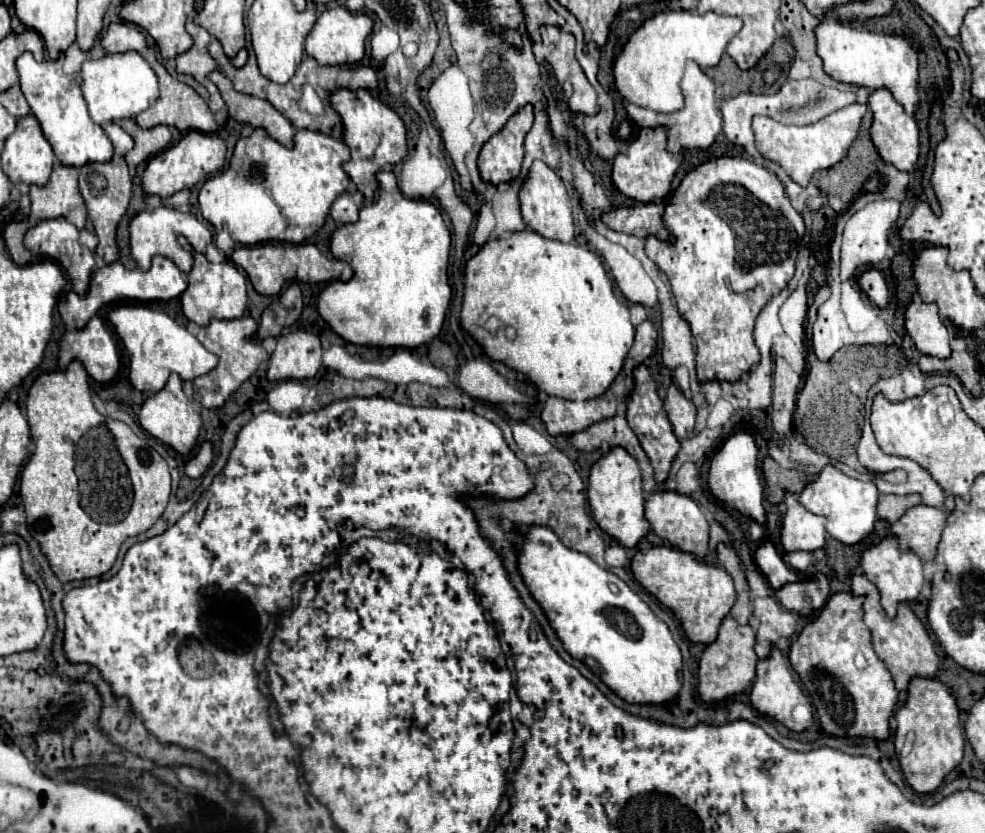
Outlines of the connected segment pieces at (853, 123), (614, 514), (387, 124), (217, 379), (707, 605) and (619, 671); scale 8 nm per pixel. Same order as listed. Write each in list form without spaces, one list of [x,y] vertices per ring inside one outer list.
[[[853,103],[853,105],[847,105],[839,111],[823,117],[817,123],[805,125],[805,127],[781,125],[781,123],[773,121],[771,117],[759,117],[757,115],[753,119],[753,133],[755,133],[757,151],[765,159],[771,159],[771,161],[779,163],[797,185],[807,187],[815,171],[829,169],[847,155],[851,143],[857,137],[857,129],[861,125],[861,119],[863,119],[865,111],[867,111],[865,105]]]
[[[613,447],[609,455],[601,457],[591,467],[587,497],[589,497],[591,515],[597,521],[597,525],[607,535],[617,539],[623,547],[635,547],[649,533],[649,523],[643,515],[645,499],[643,499],[643,485],[641,485],[641,469],[635,457],[627,453],[627,449]]]
[[[333,91],[329,95],[331,107],[341,117],[343,123],[343,141],[351,149],[351,161],[349,165],[343,165],[349,179],[357,185],[357,189],[363,193],[367,201],[373,199],[377,189],[377,171],[381,171],[385,165],[395,165],[407,155],[407,139],[405,139],[405,125],[401,117],[383,105],[379,99],[373,99],[369,91]]]
[[[245,315],[241,319],[231,319],[231,321],[211,319],[211,323],[207,327],[199,329],[197,339],[205,345],[205,349],[219,355],[219,365],[211,373],[201,375],[193,381],[194,398],[204,408],[210,410],[221,408],[231,394],[241,386],[241,383],[245,379],[249,379],[249,375],[253,371],[257,371],[257,367],[262,362],[269,359],[267,351],[261,347],[260,342],[254,340],[257,327],[259,327],[257,321],[249,315]]]
[[[651,547],[647,553],[637,553],[633,557],[631,571],[649,593],[675,613],[689,641],[703,645],[715,641],[721,619],[729,615],[735,603],[733,579],[723,567],[701,565],[691,553],[683,553],[673,547]]]
[[[529,527],[519,571],[567,653],[599,671],[613,693],[637,705],[665,705],[677,699],[683,683],[681,651],[667,625],[615,573],[565,547],[549,527]]]

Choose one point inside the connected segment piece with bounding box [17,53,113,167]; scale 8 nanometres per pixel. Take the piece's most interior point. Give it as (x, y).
(55, 98)

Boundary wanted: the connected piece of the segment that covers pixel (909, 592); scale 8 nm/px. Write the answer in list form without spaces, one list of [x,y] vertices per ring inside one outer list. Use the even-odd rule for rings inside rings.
[[[887,537],[881,543],[873,545],[871,549],[867,549],[861,555],[861,569],[865,573],[865,577],[875,583],[875,587],[881,593],[881,605],[885,609],[885,613],[893,619],[897,613],[899,603],[911,603],[919,597],[923,585],[925,585],[925,577],[923,577],[923,563],[921,559],[913,553],[913,551],[901,551],[899,543],[895,537]]]

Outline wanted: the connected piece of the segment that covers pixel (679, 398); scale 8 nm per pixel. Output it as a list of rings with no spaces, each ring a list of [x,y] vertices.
[[[669,385],[669,393],[665,399],[665,411],[673,425],[673,431],[679,439],[685,439],[689,431],[693,431],[695,425],[695,405],[691,399],[687,399],[677,385]]]

